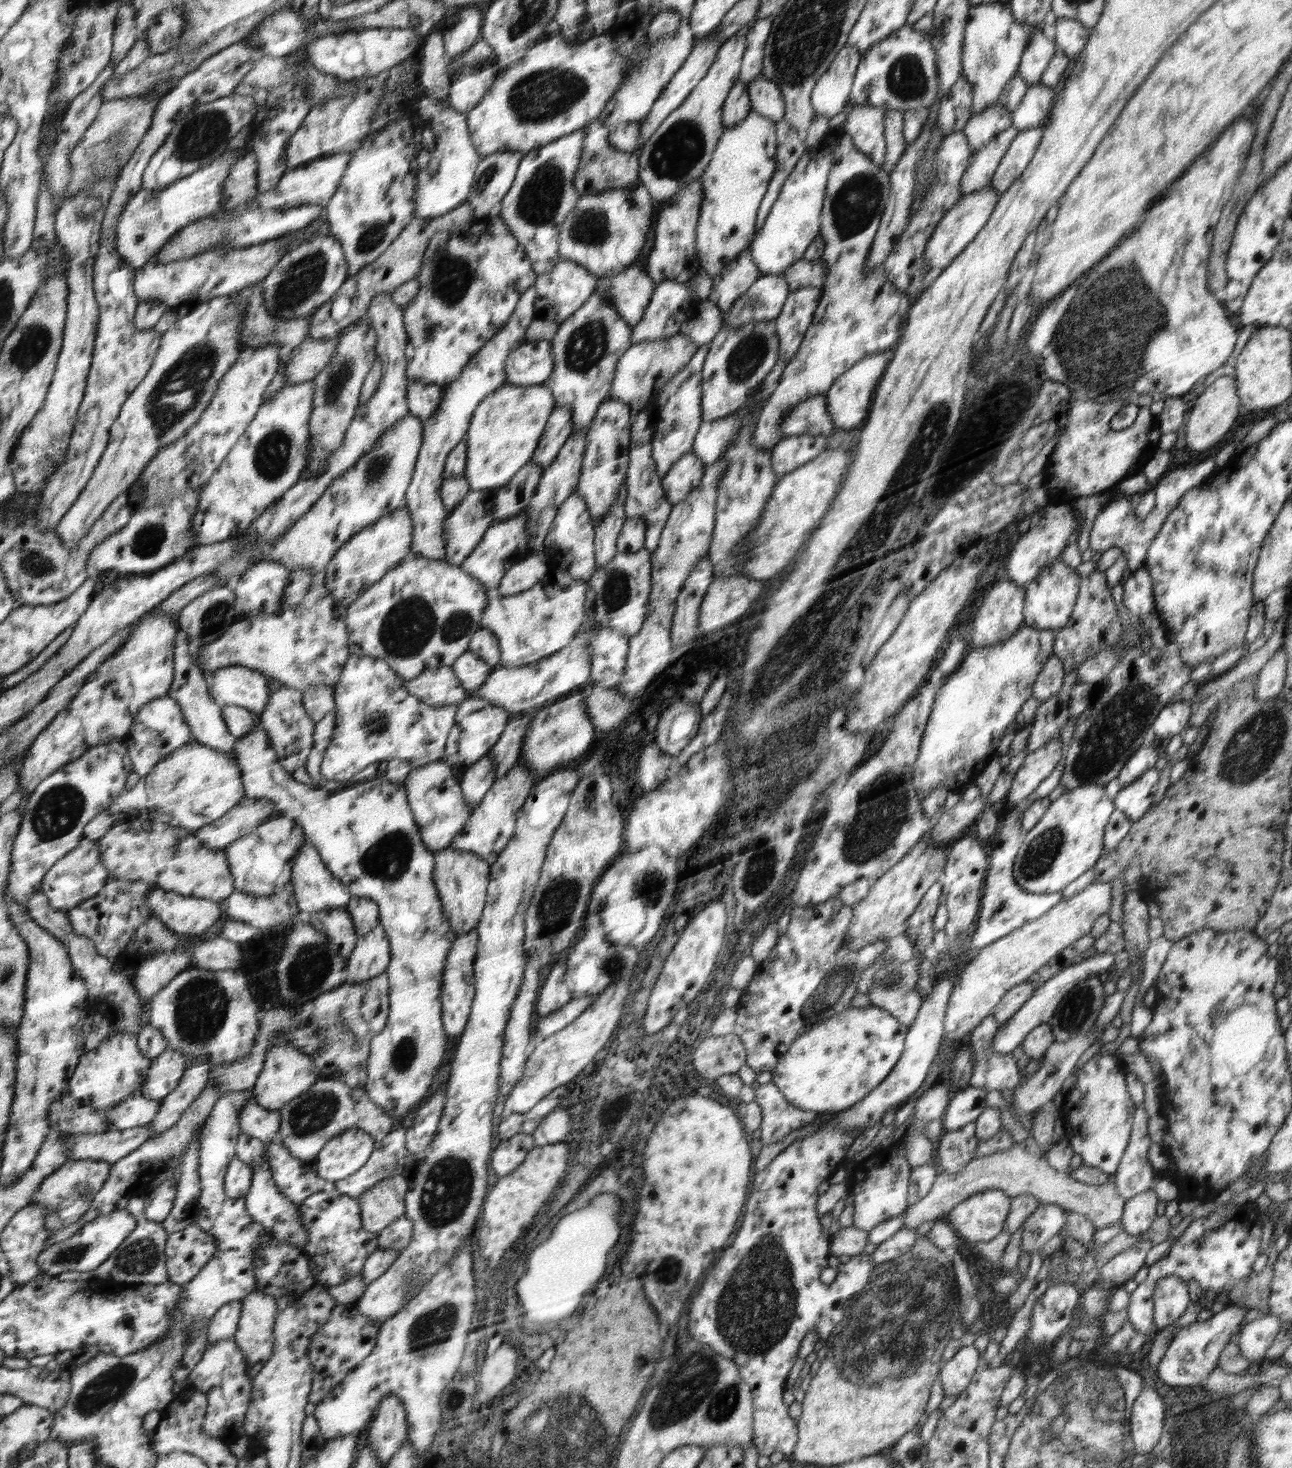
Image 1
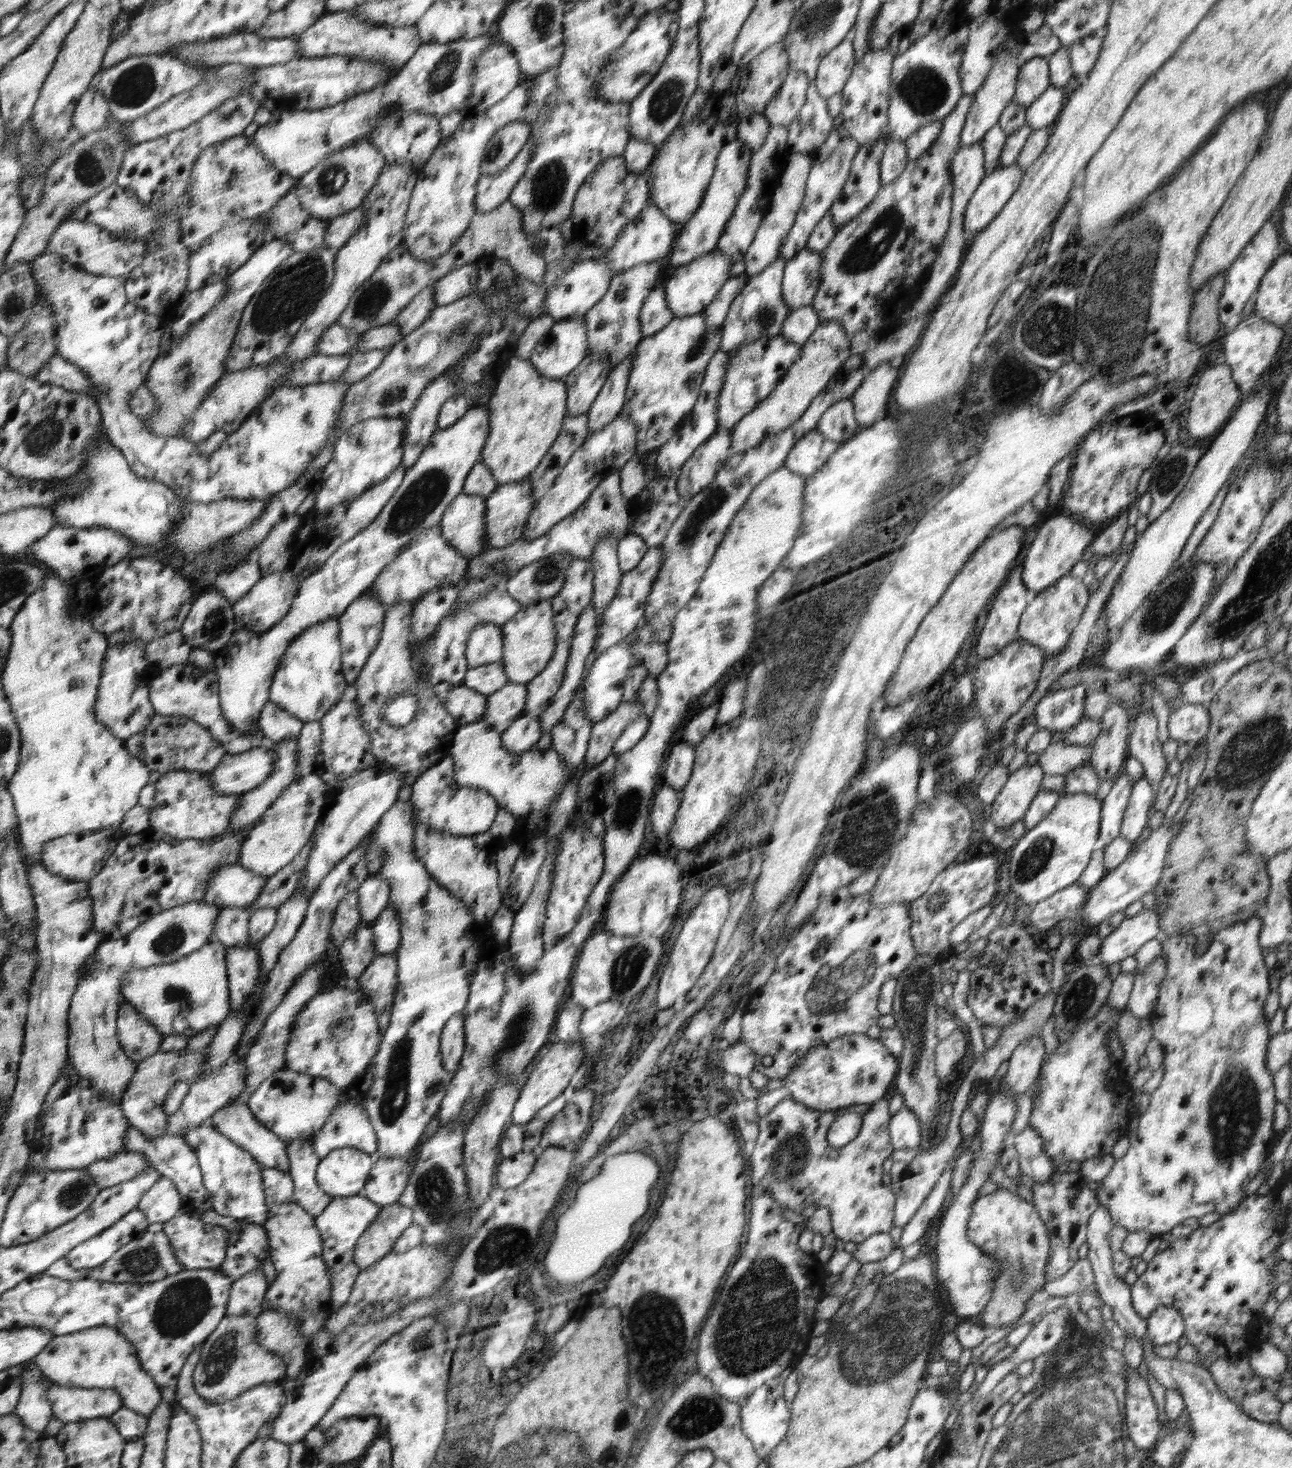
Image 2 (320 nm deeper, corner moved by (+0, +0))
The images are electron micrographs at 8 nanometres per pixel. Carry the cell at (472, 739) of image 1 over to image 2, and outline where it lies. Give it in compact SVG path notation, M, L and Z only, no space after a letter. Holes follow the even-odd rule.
M509 683L496 693L487 695L487 712L479 728L490 728L504 732L513 725L528 701L528 686Z

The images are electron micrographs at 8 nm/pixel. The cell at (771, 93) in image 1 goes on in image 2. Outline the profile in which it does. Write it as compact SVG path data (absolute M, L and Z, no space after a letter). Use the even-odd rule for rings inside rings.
M790 71L782 86L767 102L764 109L766 120L772 124L788 126L798 116L805 103L808 88L808 78L804 72Z

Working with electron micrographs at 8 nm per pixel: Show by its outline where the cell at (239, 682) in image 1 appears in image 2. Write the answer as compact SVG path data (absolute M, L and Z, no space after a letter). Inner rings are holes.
M266 703L258 719L259 730L266 738L278 744L283 740L292 740L301 733L304 721L292 716L274 703Z

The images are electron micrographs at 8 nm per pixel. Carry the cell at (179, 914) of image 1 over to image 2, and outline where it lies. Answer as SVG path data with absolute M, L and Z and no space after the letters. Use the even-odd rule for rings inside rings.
M248 907L221 908L214 923L211 940L222 943L227 948L244 948L254 946L248 938L248 926L252 913Z

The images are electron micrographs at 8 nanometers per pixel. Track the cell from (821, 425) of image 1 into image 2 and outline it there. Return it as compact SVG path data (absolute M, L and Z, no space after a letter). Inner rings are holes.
M850 399L840 400L830 406L818 421L816 432L828 440L840 444L856 435L859 425L854 418L854 408Z

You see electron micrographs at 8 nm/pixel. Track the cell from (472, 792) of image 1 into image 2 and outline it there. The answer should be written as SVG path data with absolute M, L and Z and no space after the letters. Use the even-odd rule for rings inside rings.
M522 712L520 718L501 733L501 741L506 750L511 753L522 754L527 750L536 747L541 737L541 714L528 716Z

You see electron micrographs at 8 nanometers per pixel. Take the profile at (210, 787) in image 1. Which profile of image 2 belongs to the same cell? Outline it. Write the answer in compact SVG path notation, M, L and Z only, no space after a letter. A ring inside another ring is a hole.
M256 747L242 754L226 753L220 764L204 776L220 794L240 795L262 785L273 774L275 764L274 750Z

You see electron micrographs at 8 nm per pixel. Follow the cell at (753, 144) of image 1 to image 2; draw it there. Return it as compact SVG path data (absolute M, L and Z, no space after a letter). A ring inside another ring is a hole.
M772 124L769 133L766 135L765 143L760 147L760 150L754 150L752 153L746 188L736 203L736 209L734 209L732 217L728 219L716 248L720 249L722 254L731 260L732 264L744 260L745 252L752 244L755 232L758 230L765 211L772 201L776 186L780 182L780 175L794 153L788 144L787 134L786 125Z

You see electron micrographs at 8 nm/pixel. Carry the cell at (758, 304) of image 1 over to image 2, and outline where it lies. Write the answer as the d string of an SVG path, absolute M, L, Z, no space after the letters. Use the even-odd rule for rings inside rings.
M804 248L786 261L781 286L790 311L812 304L821 281L821 258L821 252Z

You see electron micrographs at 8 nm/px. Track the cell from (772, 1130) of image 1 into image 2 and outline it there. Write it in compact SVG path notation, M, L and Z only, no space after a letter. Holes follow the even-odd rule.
M794 1098L781 1100L766 1116L761 1116L759 1122L759 1135L751 1154L752 1188L756 1192L768 1190L773 1200L782 1208L792 1212L801 1212L804 1208L815 1206L828 1208L832 1222L834 1236L844 1242L856 1244L866 1240L876 1233L890 1232L893 1227L896 1193L884 1187L882 1180L882 1163L894 1152L889 1137L890 1112L889 1102L884 1098L870 1104L852 1105L846 1109L821 1111L799 1103ZM848 1112L862 1115L861 1129L858 1136L846 1146L830 1146L827 1141L827 1132L836 1118Z

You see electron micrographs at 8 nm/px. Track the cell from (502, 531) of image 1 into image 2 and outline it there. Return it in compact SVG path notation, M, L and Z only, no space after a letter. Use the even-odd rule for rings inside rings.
M616 416L610 422L600 428L598 432L587 438L586 442L576 450L564 465L560 475L556 478L554 485L537 500L533 512L521 539L533 541L549 532L554 525L560 524L566 517L570 517L587 501L587 498L594 493L594 490L601 485L610 474L619 473L622 467L627 464L636 454L637 450L637 430L634 422L626 416Z

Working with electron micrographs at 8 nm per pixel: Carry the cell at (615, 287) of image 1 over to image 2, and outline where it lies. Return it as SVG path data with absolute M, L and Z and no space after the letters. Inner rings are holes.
M654 287L641 308L640 328L643 338L653 336L664 329L673 320L673 311L669 309L665 290Z

